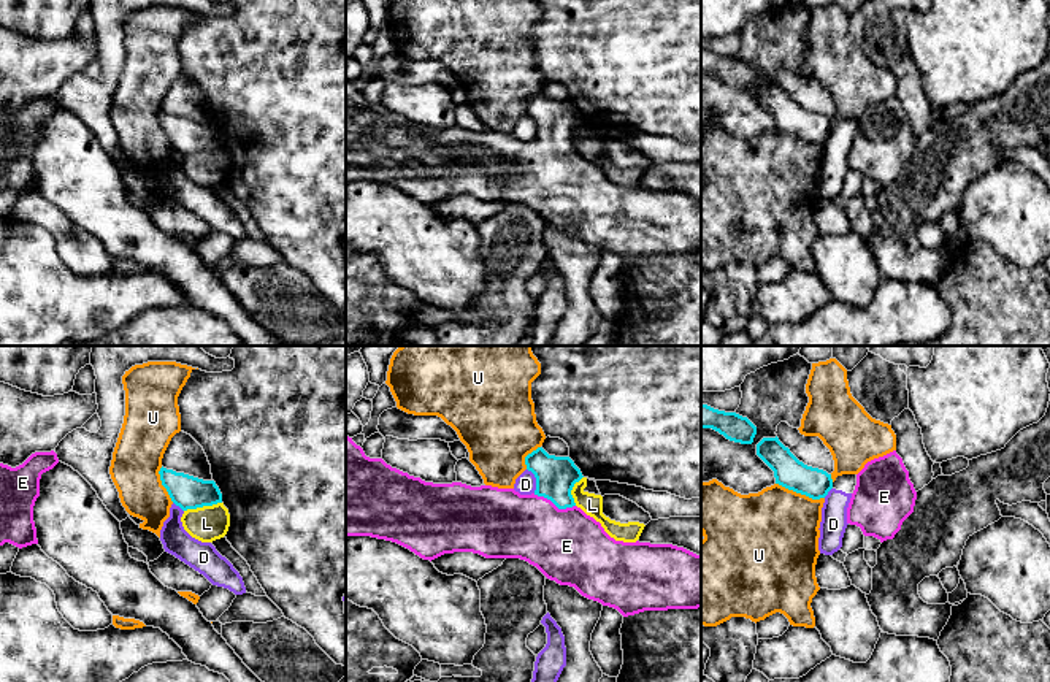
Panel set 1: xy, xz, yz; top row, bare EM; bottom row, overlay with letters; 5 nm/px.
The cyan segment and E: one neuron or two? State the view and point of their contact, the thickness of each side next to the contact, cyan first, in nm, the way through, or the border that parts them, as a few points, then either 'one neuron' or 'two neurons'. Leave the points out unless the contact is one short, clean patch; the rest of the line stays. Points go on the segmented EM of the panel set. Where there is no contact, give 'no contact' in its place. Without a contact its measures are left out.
contact xz (554, 503); calibres 200 and 380 nm; way xz (555, 476), (554, 503), (554, 530), (567, 546); one neuron

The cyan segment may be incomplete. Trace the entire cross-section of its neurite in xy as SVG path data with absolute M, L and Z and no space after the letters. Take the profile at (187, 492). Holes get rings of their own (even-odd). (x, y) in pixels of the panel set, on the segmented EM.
M163 466L159 474L171 501L182 511L222 503L222 493L214 481L203 481Z

